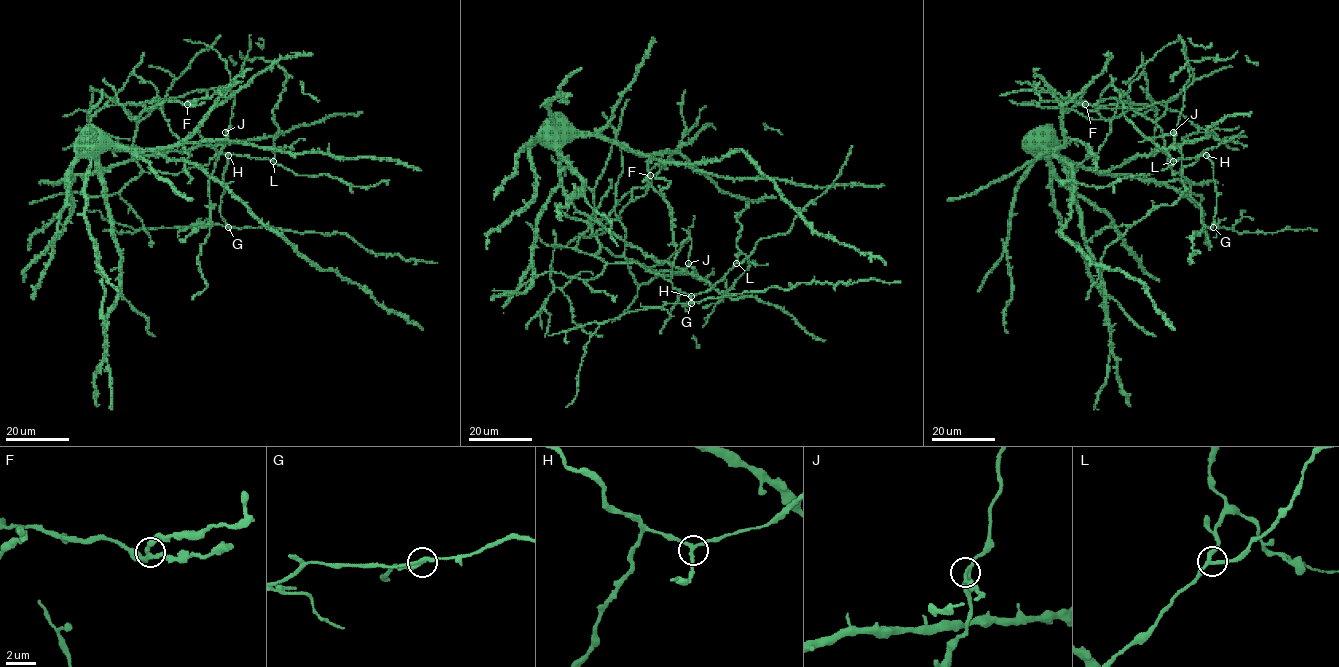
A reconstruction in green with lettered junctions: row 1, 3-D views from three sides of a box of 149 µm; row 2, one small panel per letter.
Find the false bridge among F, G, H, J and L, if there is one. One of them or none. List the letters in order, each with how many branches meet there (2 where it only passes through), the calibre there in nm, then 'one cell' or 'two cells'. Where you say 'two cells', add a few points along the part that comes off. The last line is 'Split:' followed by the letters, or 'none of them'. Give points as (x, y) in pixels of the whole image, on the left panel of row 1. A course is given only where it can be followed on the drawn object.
F: branches 3; calibre 240 nm; one cell
G: branches 3; calibre 240 nm; two cells; course (228, 226), (269, 226), (323, 234), (347, 234), (374, 253), (437, 263)
H: branches 3; calibre 200 nm; one cell
J: branches 3; calibre 220 nm; one cell
L: branches 3; calibre 240 nm; one cell
Split: G

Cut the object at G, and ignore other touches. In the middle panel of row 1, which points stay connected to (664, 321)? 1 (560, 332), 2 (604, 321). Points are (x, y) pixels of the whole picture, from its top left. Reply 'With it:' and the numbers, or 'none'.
With it: none

